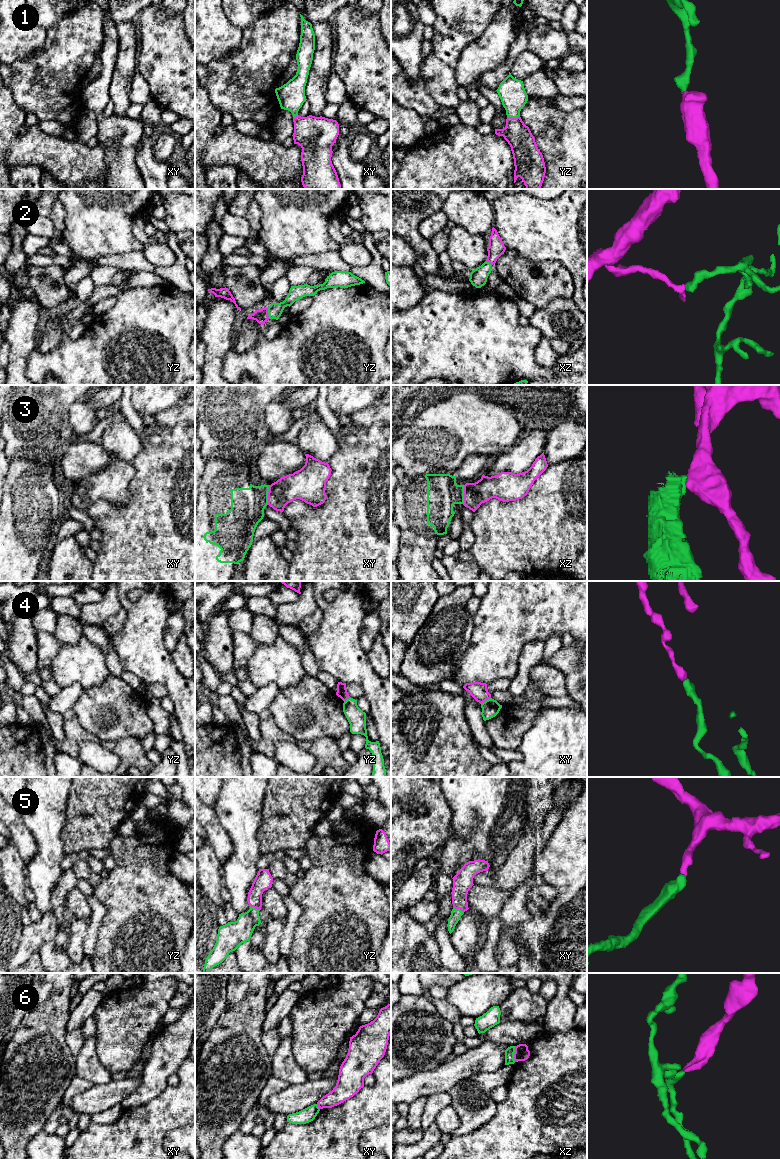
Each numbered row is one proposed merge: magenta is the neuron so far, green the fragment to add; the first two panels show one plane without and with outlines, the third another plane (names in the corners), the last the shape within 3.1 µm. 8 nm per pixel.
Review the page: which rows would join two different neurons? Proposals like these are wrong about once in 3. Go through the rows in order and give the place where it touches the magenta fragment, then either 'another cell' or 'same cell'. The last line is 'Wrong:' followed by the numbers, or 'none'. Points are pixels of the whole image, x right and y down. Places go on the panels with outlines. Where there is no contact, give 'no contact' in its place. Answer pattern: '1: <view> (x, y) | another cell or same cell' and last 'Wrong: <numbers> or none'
1: yz (513, 118) | same cell
2: yz (267, 313) | same cell
3: xy (268, 495) | another cell
4: xy (485, 700) | another cell
5: xy (458, 908) | same cell
6: xz (514, 1054) | another cell
Wrong: 3, 4, 6

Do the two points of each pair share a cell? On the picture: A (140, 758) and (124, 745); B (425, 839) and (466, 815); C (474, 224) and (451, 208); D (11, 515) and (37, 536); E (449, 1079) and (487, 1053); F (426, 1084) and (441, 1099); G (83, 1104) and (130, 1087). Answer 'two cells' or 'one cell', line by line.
A: one cell
B: two cells
C: one cell
D: one cell
E: one cell
F: two cells
G: one cell

